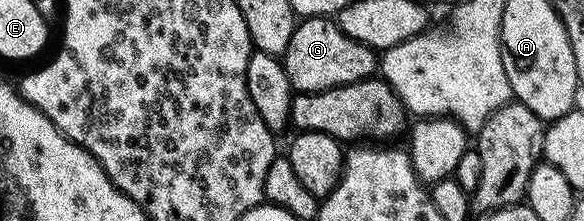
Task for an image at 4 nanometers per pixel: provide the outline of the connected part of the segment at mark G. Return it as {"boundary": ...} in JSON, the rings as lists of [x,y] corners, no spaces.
{"boundary":[[[325,16],[299,19],[294,26],[294,36],[280,59],[295,93],[323,92],[336,86],[368,80],[379,67],[375,49],[348,38],[348,34],[344,34],[333,19]]]}

